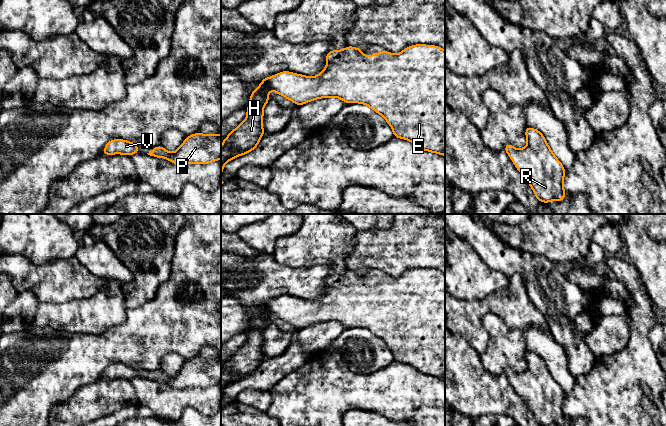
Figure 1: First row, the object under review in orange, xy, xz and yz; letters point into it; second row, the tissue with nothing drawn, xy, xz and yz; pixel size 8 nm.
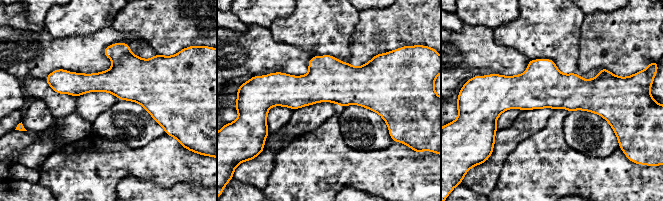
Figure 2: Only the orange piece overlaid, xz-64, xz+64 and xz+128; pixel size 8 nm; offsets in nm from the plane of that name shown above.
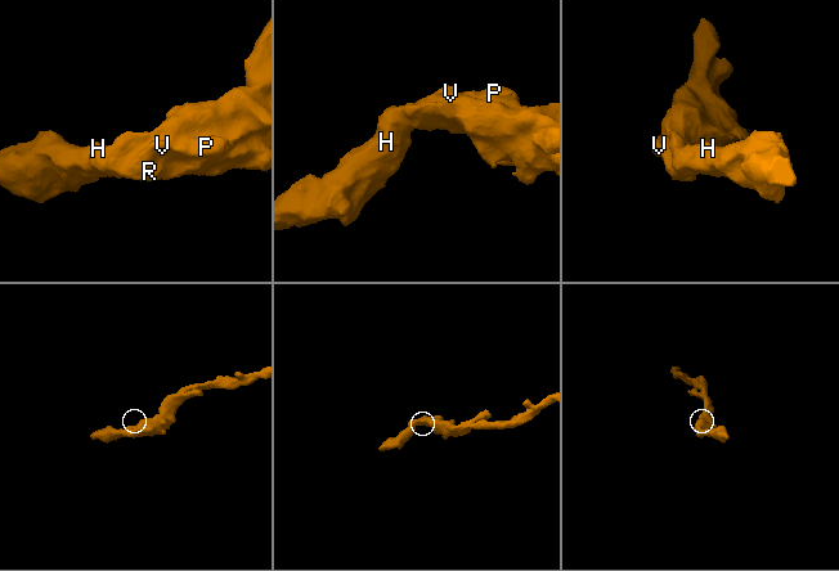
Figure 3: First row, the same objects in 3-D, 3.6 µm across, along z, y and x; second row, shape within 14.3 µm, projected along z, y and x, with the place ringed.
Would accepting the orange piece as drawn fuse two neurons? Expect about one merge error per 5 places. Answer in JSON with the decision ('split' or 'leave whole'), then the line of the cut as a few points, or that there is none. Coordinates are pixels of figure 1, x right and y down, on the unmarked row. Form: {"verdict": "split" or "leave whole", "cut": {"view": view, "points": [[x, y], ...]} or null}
{"verdict": "leave whole", "cut": null}

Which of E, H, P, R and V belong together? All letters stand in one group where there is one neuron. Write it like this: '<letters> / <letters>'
E H P R V

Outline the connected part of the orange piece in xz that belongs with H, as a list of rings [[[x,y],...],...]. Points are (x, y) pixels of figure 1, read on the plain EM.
[[[416,268],[408,270],[398,278],[384,274],[367,281],[362,277],[362,273],[348,269],[343,274],[329,275],[325,282],[327,290],[314,301],[282,295],[261,304],[261,309],[250,318],[245,344],[221,365],[221,368],[227,368],[221,372],[221,401],[223,392],[229,384],[253,375],[265,358],[262,351],[263,333],[270,324],[269,314],[293,325],[297,331],[319,322],[330,321],[340,322],[345,328],[367,329],[384,341],[392,352],[394,361],[406,363],[424,375],[445,380],[445,274],[436,269]]]

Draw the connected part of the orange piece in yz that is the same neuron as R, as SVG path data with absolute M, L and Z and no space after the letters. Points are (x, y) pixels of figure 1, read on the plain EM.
M526 350L527 370L516 373L510 367L504 375L513 385L516 393L524 400L540 426L565 422L565 392L550 373L544 359L537 353Z

